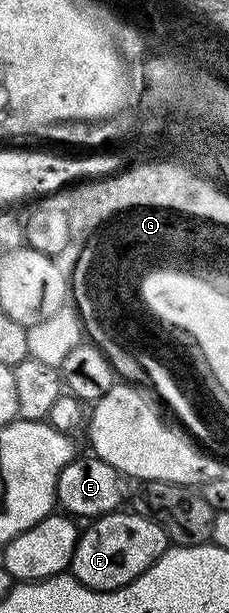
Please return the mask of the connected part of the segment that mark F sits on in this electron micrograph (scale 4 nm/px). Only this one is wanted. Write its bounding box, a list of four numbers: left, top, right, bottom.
[69,512,169,590]

